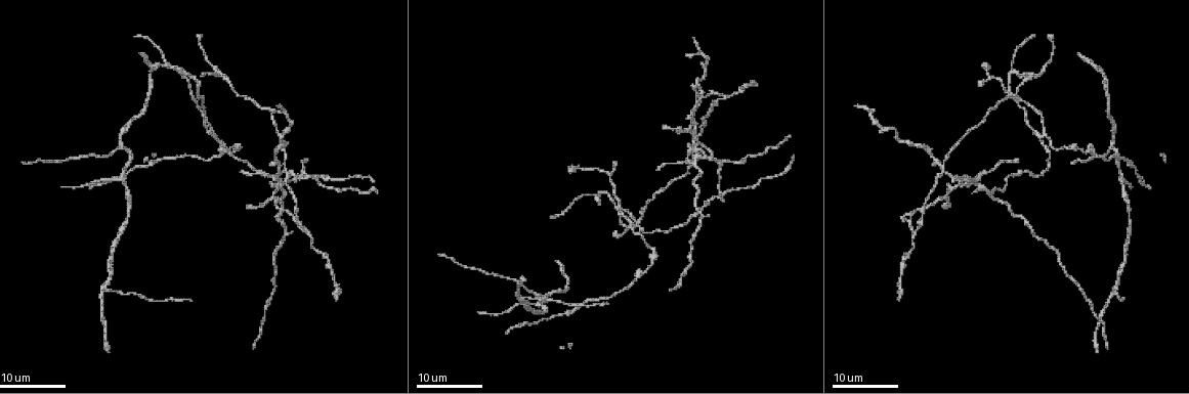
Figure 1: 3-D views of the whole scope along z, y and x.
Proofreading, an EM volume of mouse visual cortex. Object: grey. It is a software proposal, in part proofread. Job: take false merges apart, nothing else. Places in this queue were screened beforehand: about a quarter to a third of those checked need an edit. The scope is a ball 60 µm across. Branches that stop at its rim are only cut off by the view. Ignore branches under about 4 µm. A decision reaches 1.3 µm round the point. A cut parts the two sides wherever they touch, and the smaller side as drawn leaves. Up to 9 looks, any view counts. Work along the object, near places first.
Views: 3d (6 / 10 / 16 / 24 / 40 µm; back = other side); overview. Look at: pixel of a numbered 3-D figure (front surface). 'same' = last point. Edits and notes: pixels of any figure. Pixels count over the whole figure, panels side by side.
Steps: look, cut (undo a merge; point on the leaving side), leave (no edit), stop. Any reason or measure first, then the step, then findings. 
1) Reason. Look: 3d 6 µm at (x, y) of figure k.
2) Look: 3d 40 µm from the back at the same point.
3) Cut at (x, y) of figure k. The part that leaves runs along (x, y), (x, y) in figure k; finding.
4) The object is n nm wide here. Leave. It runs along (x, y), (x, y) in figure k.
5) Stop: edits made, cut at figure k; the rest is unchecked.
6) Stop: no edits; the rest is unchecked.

Looks like a crossing. Look: 3d 16 µm at (1040, 133) of figure 1.

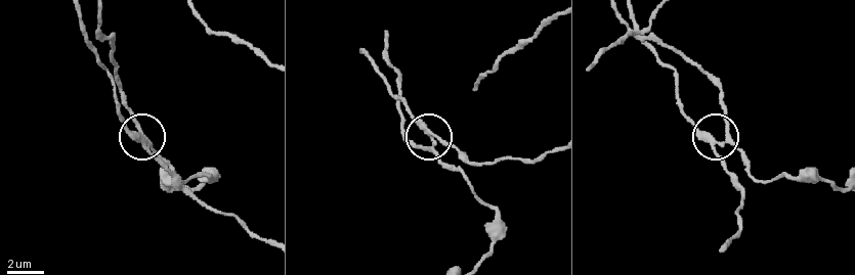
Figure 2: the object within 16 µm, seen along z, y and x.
Look: 3d 10 µm at (433, 141) of figure 2.

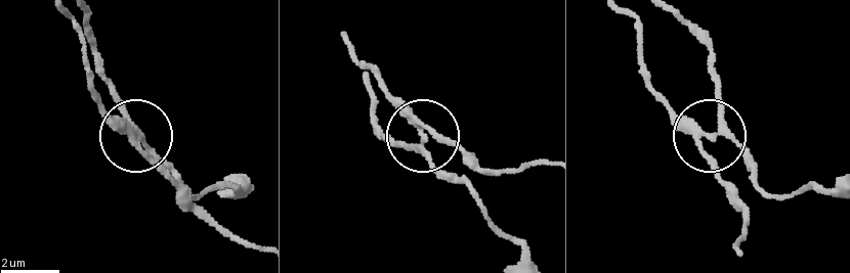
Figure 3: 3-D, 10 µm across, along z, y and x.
4 arms meet here. Cut at (433, 171) of figure 3. The part that leaves runs along (424, 138), (434, 165), (468, 187), (519, 261) in figure 3; a second cell is stuck on.

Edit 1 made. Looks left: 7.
Small branch off a trunk. Look: 3d 16 µm at (120, 147) of figure 1.

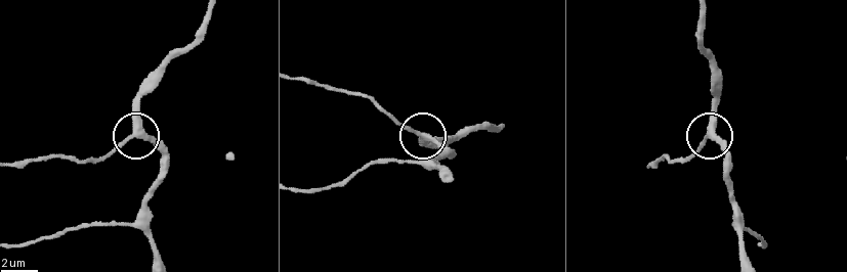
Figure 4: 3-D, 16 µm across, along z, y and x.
Look: 3d 6 µm at (710, 134) of figure 4.

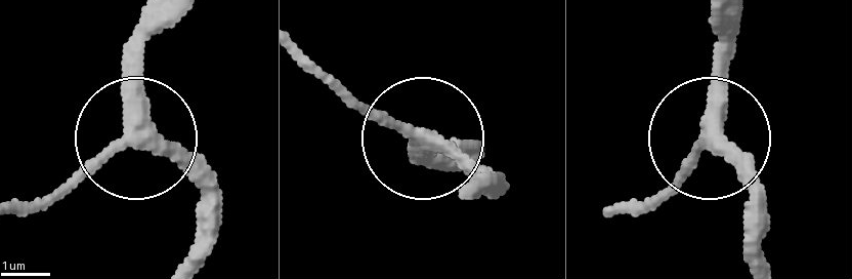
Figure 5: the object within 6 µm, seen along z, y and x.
Leave. It runs along (175, 17), (142, 53), (135, 135), (45, 209) in figure 5; one cell here.

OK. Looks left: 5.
Three-way junction. Look: 3d 16 µm at (538, 306) of figure 1.

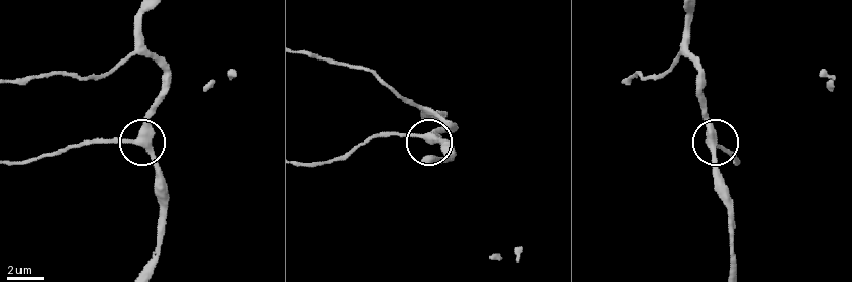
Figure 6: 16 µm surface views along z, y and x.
Look: 3d 6 µm at (426, 135) of figure 6.

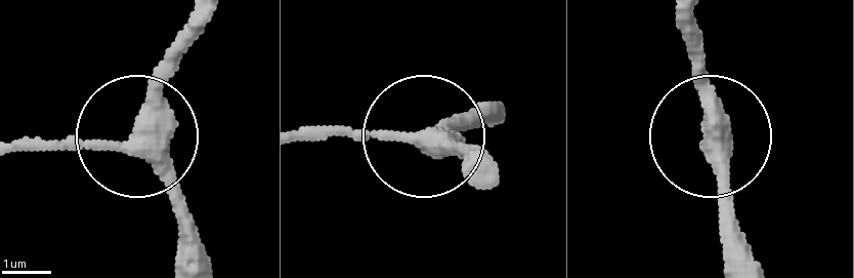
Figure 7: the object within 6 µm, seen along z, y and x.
Look: 3d 6 µm from the back at (710, 148) of figure 7.

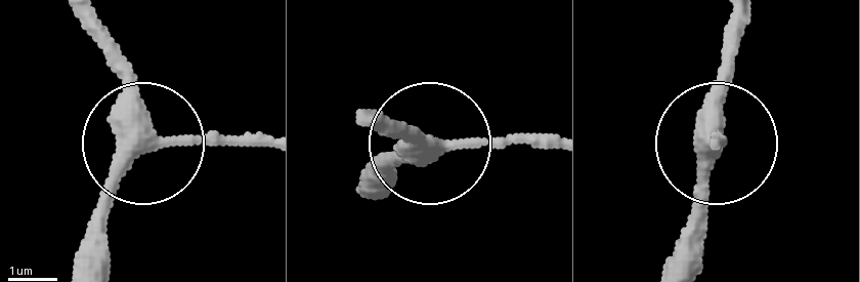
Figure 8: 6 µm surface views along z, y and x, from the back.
Leave. It runs along (372, 120), (409, 144), (551, 144) in figure 8; all the same cell.

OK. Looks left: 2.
Branch point. Look: 3d 24 µm at (724, 98) of figure 1.

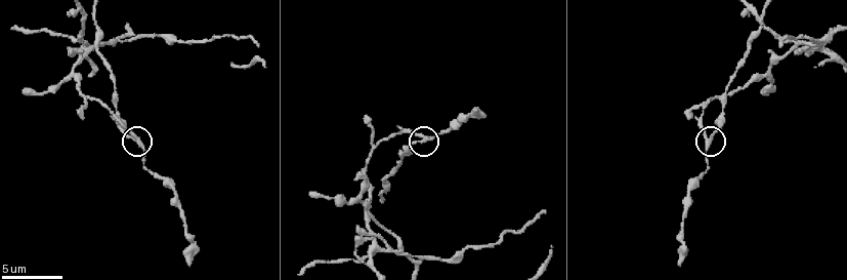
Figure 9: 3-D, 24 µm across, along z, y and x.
Look: 3d 10 µm at (137, 139) of figure 9.

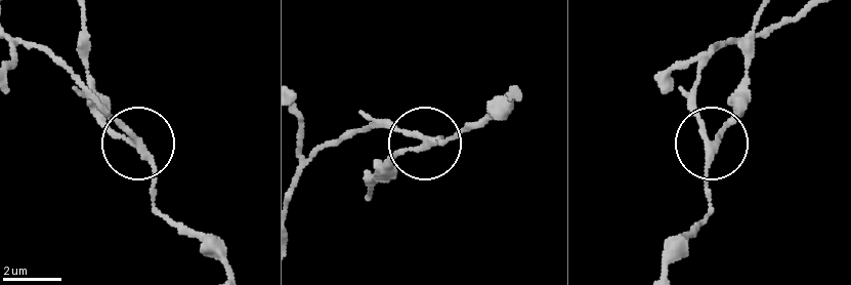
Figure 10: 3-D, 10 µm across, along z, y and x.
The side arm is 13 µm long. Cut at (113, 116) of figure 10. The part that leaves runs along (141, 145), (70, 73), (11, 37) in figure 10; a second cell is stuck on.

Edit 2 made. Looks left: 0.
Stop: edits made, cut at figure 3, cut at figure 10; the rest is unchecked.

